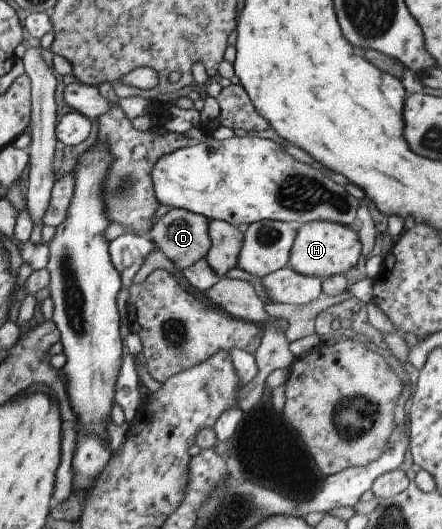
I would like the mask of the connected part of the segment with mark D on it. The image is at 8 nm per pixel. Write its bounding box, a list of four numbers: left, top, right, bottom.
[147,208,210,270]

